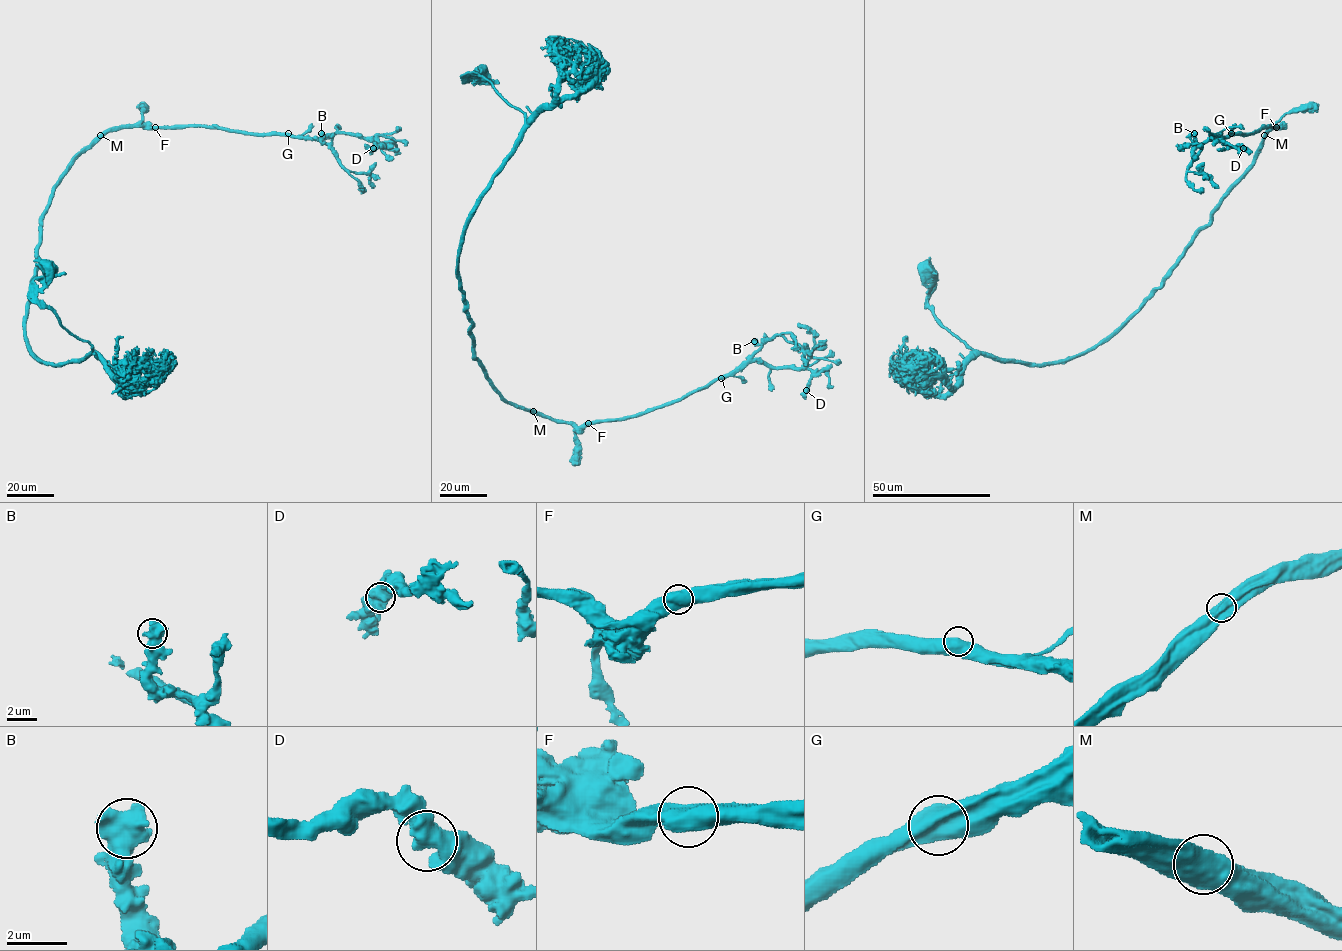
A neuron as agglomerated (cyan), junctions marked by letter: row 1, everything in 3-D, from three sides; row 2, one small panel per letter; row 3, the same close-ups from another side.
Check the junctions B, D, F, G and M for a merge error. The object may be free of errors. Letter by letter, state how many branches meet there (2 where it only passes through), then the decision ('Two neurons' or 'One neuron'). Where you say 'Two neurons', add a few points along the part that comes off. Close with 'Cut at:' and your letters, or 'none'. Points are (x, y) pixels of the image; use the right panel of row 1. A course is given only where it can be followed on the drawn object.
B: Branches: 2. One neuron
D: Branches: 2. One neuron
F: Branches: 2. One neuron
G: Branches: 2. One neuron
M: Branches: 2. One neuron
Cut at: none

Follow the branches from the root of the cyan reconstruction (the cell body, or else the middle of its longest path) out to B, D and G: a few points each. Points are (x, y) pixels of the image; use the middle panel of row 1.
B: (480, 71), (525, 115), (458, 263), (472, 353), (507, 402), (578, 427), (621, 420), (731, 375), (754, 341)
D: (480, 71), (525, 115), (458, 263), (472, 353), (507, 402), (584, 427), (756, 360), (808, 368), (806, 390)
G: (480, 71), (469, 74), (525, 115), (459, 254), (472, 353), (491, 385), (510, 404), (584, 427), (721, 378)

